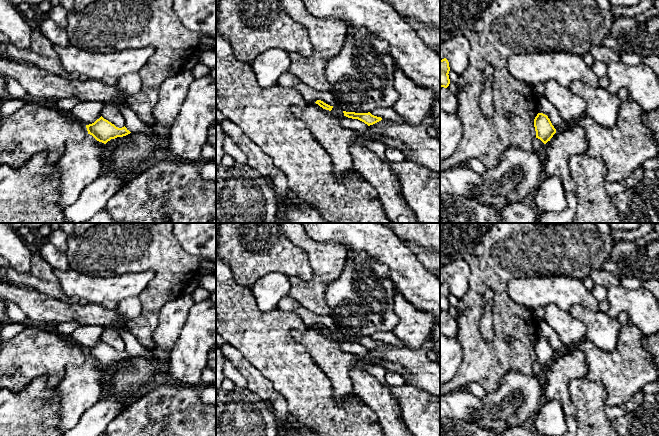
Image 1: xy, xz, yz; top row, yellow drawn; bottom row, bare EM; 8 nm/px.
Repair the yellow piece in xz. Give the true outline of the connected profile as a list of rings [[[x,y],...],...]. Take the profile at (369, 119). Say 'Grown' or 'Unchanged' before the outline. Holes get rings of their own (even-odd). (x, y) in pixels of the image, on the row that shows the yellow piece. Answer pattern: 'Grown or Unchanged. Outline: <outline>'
Unchanged. Outline: [[[343,111],[343,113],[344,113],[344,116],[346,116],[348,118],[352,118],[352,119],[358,119],[358,120],[364,122],[365,124],[367,124],[368,126],[373,125],[382,120],[381,117],[374,116],[370,112],[355,113],[355,112]]]

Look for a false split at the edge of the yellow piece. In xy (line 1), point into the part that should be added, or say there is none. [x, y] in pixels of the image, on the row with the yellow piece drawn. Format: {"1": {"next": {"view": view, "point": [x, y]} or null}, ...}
{"1": {"next": null}}

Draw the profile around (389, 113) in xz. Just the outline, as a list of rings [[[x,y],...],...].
[[[393,107],[376,109],[370,112],[372,115],[381,117],[382,119],[392,120],[396,122],[406,123],[405,119],[401,117]]]

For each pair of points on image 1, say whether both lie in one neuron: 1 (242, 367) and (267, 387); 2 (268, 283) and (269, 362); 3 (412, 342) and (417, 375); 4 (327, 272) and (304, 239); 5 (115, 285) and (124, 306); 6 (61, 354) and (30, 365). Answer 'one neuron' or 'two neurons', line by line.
1: one neuron
2: two neurons
3: two neurons
4: one neuron
5: two neurons
6: one neuron

